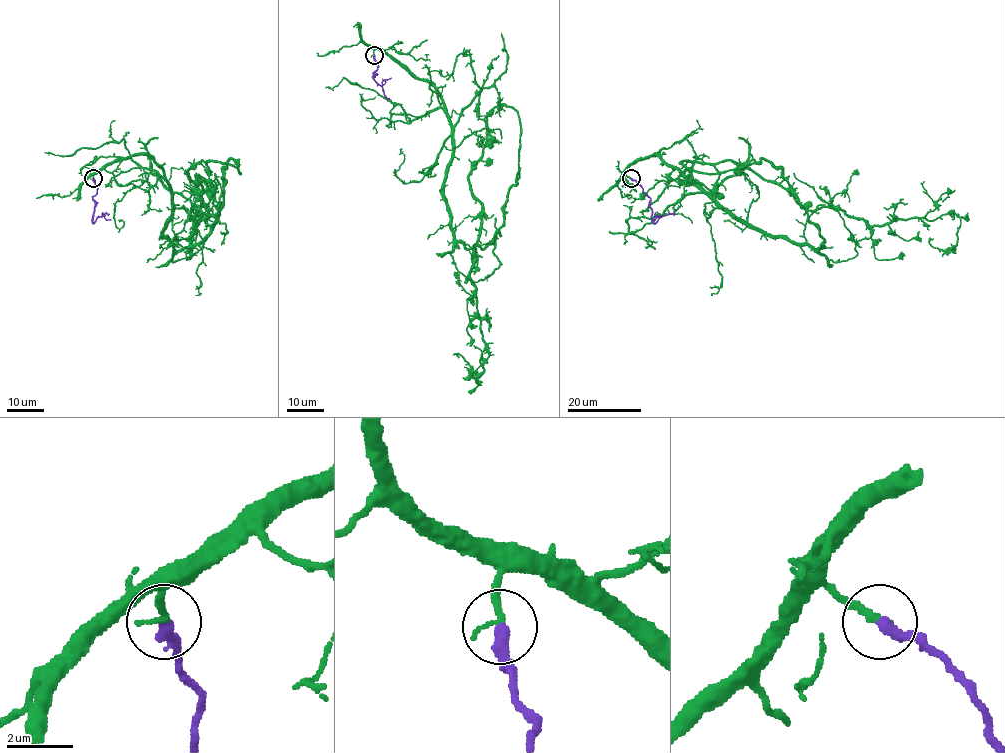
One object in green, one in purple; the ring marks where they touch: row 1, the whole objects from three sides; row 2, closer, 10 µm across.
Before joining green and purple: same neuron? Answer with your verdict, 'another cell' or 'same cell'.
same cell

